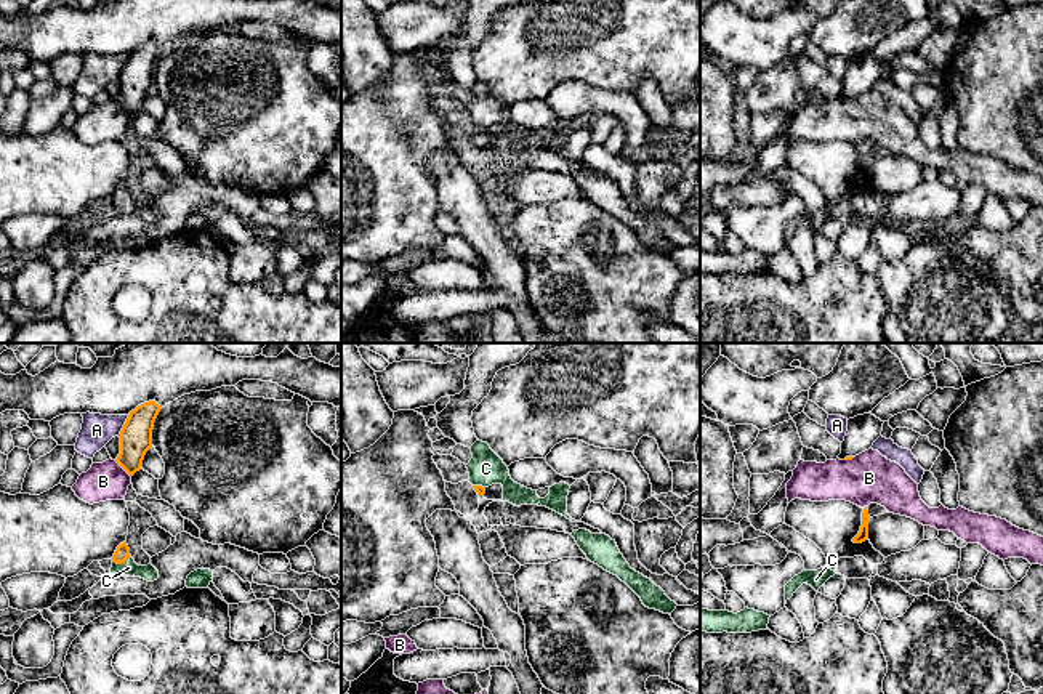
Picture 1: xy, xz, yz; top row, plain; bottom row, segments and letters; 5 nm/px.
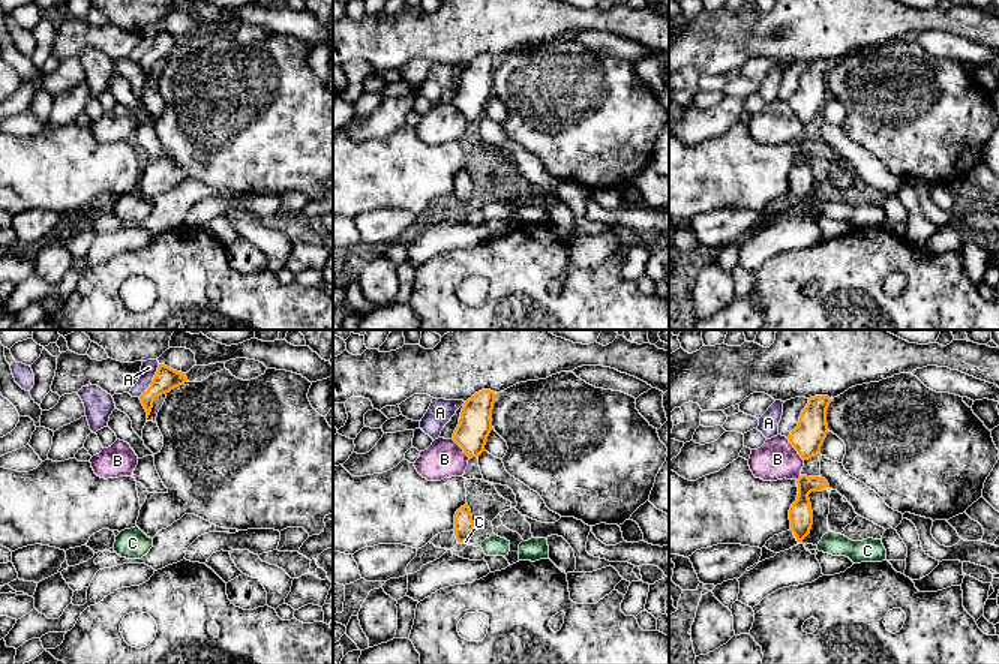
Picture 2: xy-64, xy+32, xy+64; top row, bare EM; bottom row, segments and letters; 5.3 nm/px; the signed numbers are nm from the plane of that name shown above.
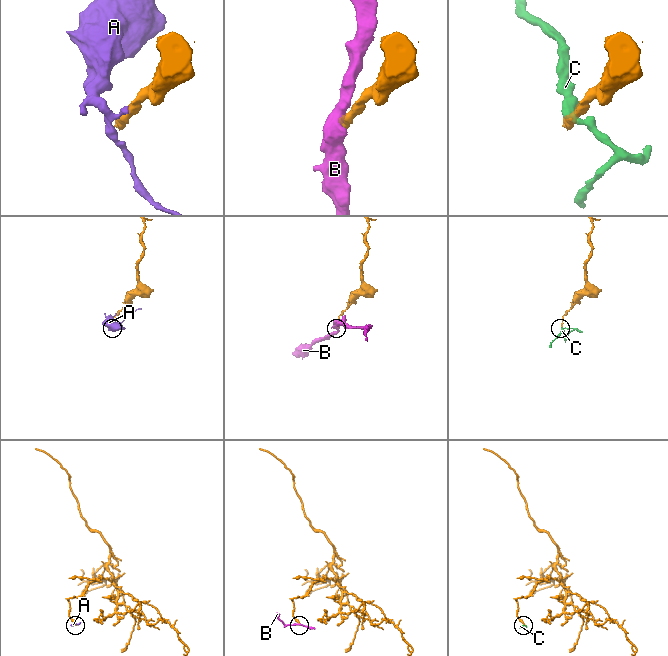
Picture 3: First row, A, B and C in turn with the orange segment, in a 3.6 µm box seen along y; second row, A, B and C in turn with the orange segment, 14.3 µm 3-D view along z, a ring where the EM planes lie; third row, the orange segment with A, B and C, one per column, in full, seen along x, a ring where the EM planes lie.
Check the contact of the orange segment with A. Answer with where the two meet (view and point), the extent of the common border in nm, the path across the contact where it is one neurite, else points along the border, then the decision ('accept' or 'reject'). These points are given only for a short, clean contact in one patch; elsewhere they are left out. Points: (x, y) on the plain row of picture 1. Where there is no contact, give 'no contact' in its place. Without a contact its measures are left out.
meets orange in xy at (124, 66); contact 120 nm long; border along xy (128, 56), (117, 76); reject

